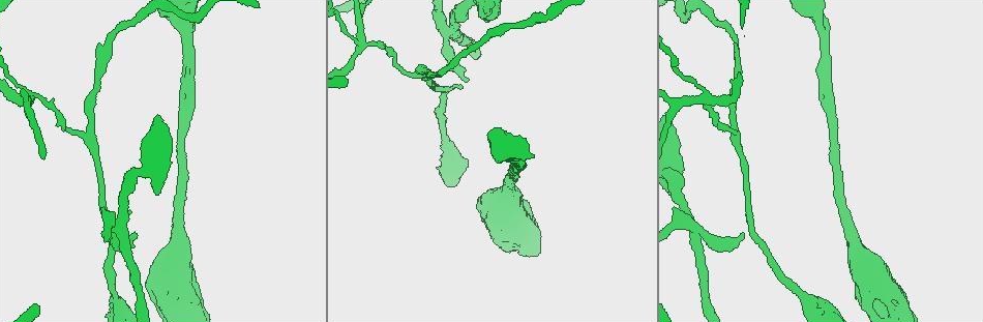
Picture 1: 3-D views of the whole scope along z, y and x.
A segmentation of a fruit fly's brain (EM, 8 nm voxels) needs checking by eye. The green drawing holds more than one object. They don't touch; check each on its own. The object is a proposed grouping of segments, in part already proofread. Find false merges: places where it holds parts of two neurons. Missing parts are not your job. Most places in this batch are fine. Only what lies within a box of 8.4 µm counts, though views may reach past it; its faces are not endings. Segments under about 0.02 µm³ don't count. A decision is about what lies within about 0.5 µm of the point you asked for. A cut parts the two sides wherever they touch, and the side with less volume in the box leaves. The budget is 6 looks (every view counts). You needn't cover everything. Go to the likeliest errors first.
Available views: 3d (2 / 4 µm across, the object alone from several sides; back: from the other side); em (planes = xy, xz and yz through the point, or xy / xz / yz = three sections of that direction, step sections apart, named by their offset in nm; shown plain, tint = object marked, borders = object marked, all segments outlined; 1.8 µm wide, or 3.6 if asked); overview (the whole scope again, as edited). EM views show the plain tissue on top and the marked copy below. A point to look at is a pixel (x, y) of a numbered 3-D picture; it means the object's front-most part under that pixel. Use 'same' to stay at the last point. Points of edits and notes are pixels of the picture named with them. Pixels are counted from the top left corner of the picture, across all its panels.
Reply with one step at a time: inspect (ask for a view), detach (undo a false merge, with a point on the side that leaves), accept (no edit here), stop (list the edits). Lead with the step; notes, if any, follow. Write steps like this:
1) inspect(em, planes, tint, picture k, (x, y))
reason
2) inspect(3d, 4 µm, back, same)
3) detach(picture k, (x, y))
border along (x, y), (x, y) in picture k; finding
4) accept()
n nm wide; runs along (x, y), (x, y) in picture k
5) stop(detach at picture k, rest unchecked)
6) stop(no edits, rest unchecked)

inspect(3d, 2 µm, picture 1, (123, 224))
four arms meet

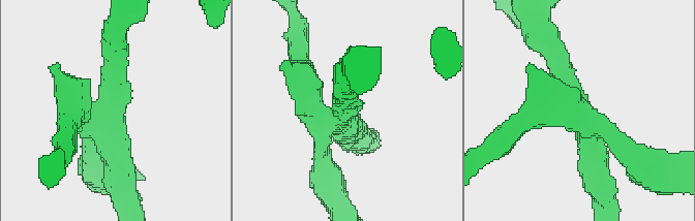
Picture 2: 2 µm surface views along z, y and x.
inspect(em, planes, tint, picture 2, (586, 119))
4 arms; now the EM

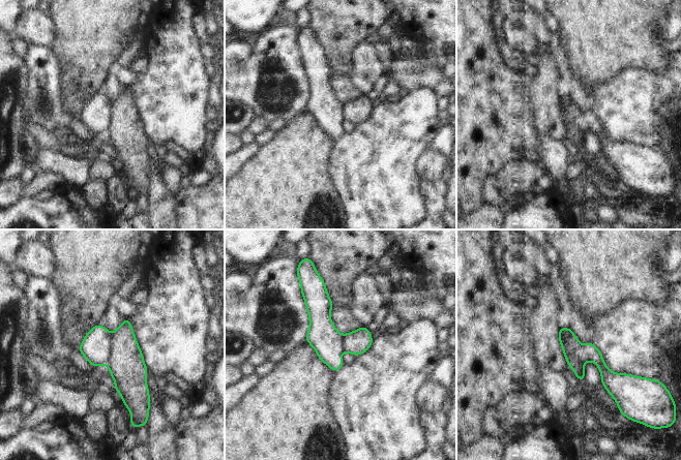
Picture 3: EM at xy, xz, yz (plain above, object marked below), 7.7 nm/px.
detach(picture 3, (95, 347))
border along (111, 335), (111, 355), (106, 363) in picture 3; a second neuron is stuck on

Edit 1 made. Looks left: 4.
inspect(overview)

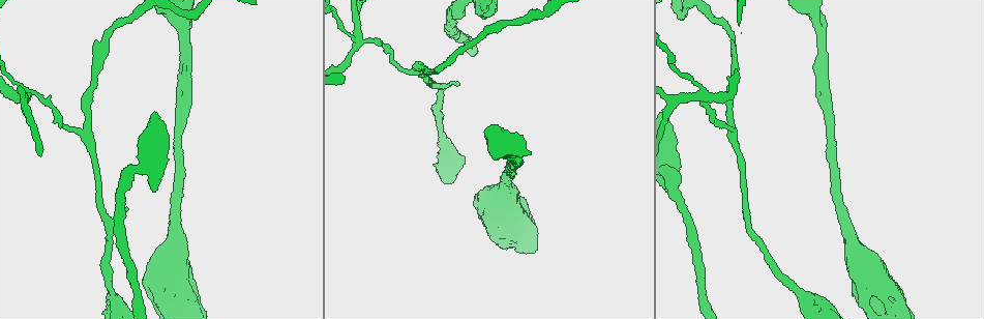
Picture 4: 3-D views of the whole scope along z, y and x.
inspect(em, xy, step 8, tint, picture 4, (703, 92))
four arms meet

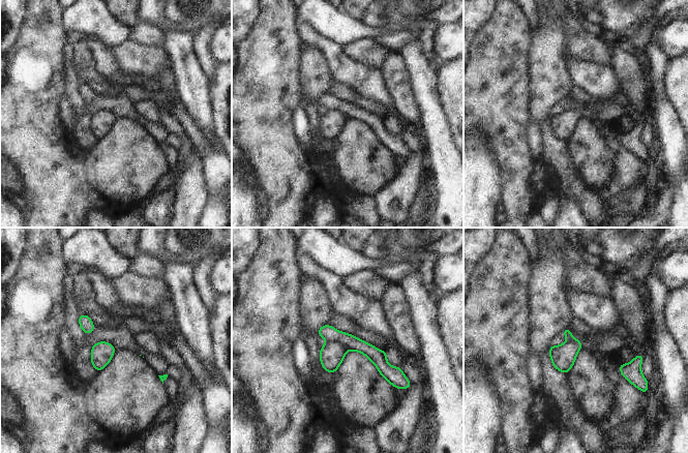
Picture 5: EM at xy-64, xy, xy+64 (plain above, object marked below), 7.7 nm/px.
inspect(em, planes, tint, same)

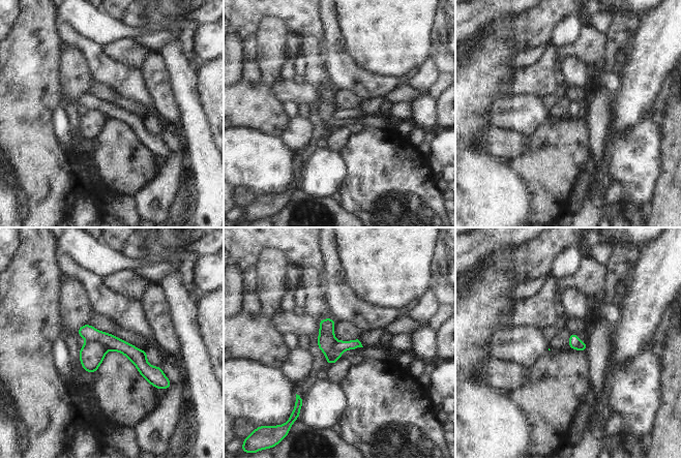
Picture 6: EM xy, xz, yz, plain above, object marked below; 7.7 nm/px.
detach(picture 6, (91, 355))
border along (87, 340), (95, 340), (108, 348) in picture 6; two neurons meet here

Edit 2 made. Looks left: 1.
stop(detach at picture 3, detach at picture 6, rest unchecked)

